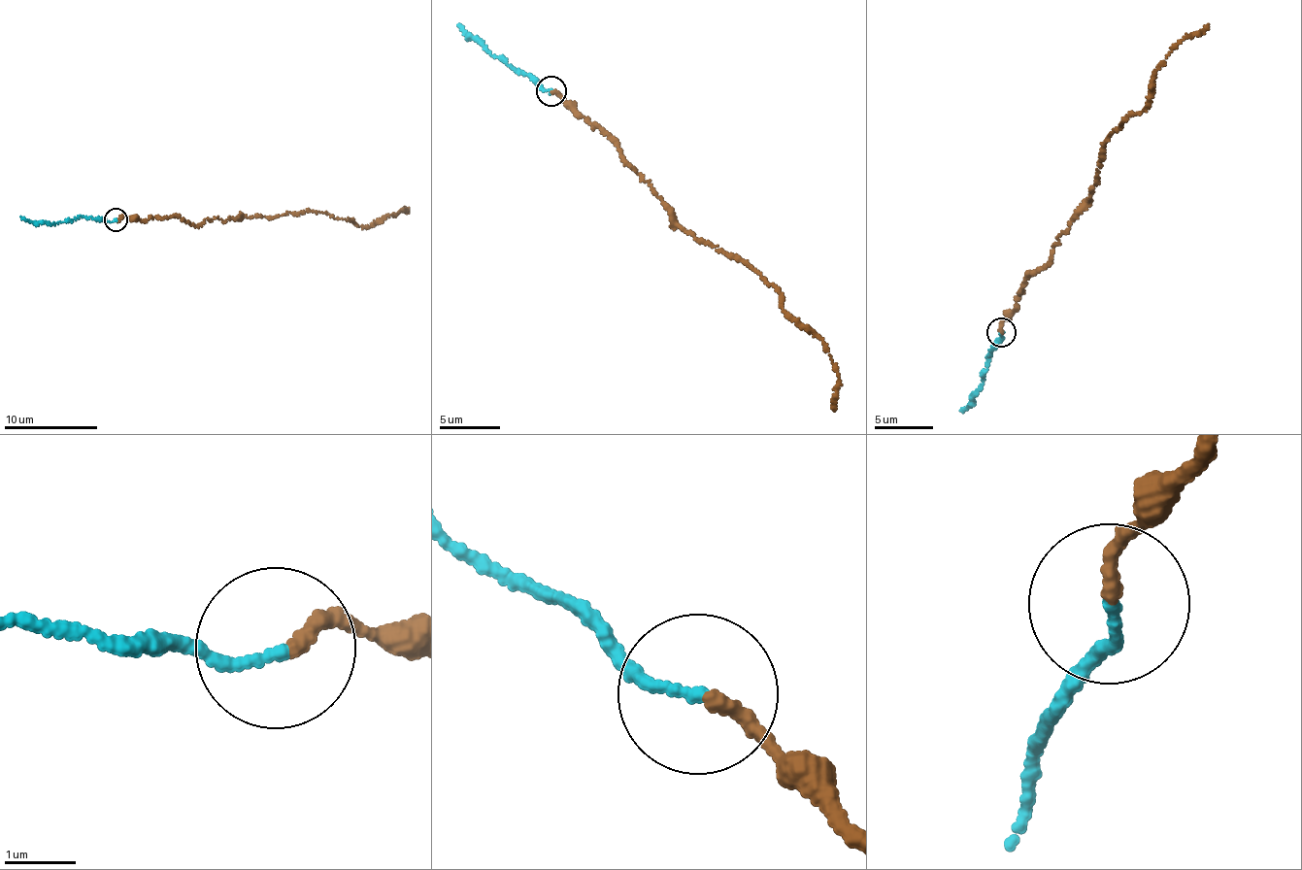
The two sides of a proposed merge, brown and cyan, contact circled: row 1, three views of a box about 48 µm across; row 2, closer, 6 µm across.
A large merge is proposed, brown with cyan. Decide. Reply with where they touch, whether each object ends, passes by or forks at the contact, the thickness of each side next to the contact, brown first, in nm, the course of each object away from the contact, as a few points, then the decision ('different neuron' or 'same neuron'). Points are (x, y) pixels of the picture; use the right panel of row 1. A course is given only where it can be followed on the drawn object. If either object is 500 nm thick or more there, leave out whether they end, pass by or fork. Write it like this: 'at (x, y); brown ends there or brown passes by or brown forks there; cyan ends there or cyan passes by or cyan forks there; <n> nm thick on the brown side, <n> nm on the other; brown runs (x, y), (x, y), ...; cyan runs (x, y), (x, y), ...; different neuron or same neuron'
at (1001, 332); brown ends there; cyan ends there; 200 nm thick on the brown side, 160 nm on the other; brown runs (1002, 330), (1033, 270), (1050, 263), (1060, 236), (1084, 210), (1106, 142), (1141, 113), (1156, 67), (1208, 24); cyan runs (1000, 331), (1002, 336), (990, 357), (979, 388), (960, 410); same neuron

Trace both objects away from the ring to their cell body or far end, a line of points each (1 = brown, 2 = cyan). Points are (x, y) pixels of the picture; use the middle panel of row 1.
1: (552, 93), (618, 146), (670, 217), (776, 287), (780, 307), (824, 342), (839, 379), (834, 411)
2: (552, 90), (546, 90), (516, 72), (459, 24)

